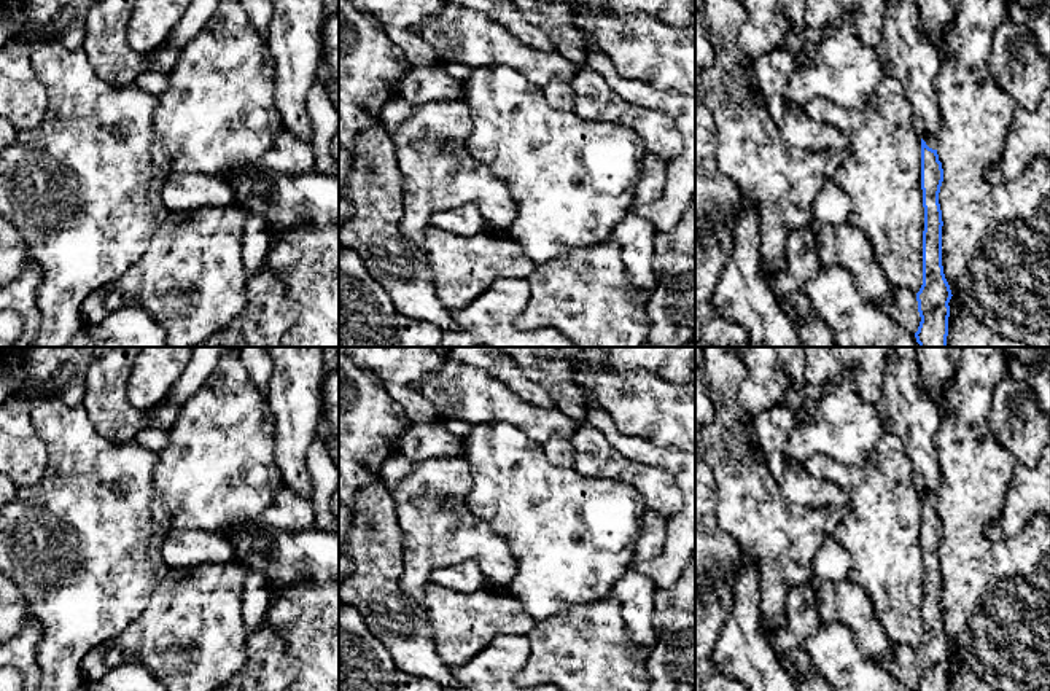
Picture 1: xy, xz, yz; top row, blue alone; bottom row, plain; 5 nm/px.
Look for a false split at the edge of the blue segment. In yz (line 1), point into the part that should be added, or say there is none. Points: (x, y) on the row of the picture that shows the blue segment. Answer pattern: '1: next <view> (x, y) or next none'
1: next yz (904, 53)

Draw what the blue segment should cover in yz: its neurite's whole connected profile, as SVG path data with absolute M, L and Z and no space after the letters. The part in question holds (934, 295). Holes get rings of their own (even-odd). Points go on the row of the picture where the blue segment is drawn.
M888 0L883 37L875 49L885 75L904 84L913 111L913 127L921 139L923 285L916 293L921 322L915 338L920 347L947 347L948 303L953 295L942 266L943 221L939 193L943 169L937 154L940 113L934 84L942 57L920 32L916 0Z

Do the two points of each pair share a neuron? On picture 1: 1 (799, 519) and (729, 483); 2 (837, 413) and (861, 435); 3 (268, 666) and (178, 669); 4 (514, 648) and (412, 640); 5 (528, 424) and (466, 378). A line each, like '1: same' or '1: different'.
1: same
2: same
3: different
4: different
5: same

